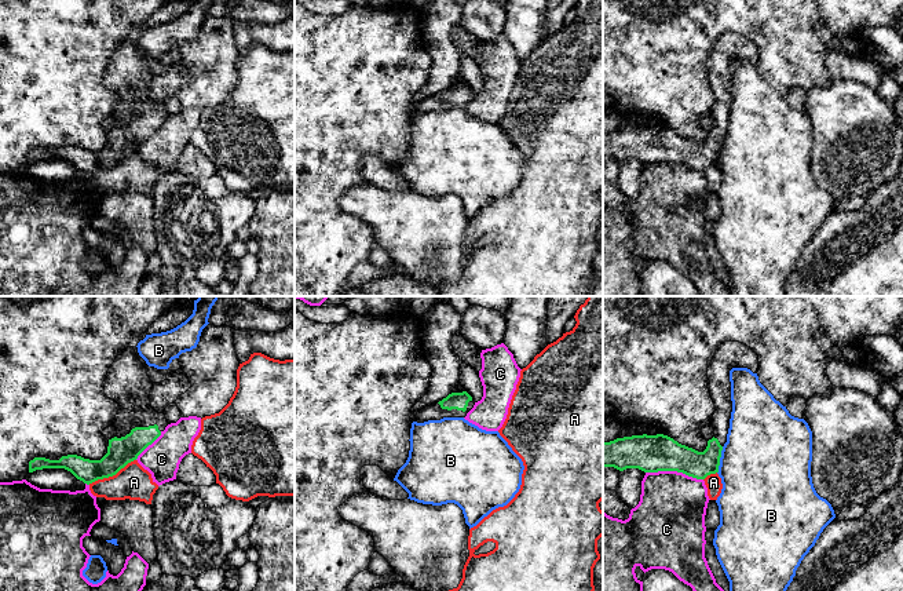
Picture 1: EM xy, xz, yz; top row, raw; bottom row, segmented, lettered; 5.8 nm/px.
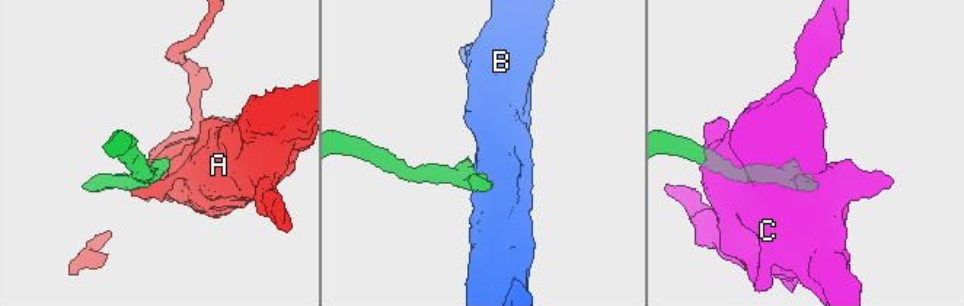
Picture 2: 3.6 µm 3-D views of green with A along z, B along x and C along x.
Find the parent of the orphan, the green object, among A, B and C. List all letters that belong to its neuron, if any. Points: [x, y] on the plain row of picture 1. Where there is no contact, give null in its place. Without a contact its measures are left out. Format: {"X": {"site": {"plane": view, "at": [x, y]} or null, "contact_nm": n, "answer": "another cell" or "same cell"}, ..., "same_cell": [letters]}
{"A": {"site": {"plane": "xy", "at": [112, 167]}, "contact_nm": 320, "answer": "another cell"}, "B": {"site": {"plane": "yz", "at": [719, 152]}, "contact_nm": 160, "answer": "another cell"}, "C": {"site": {"plane": "yz", "at": [675, 161]}, "contact_nm": 340, "answer": "another cell"}, "same_cell": []}

